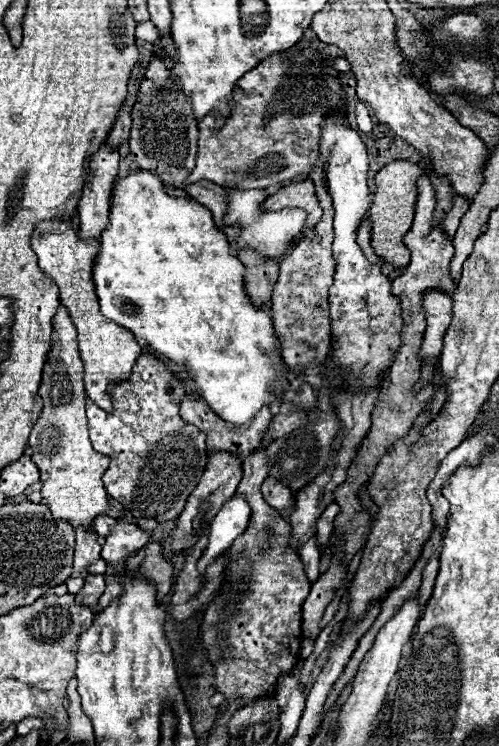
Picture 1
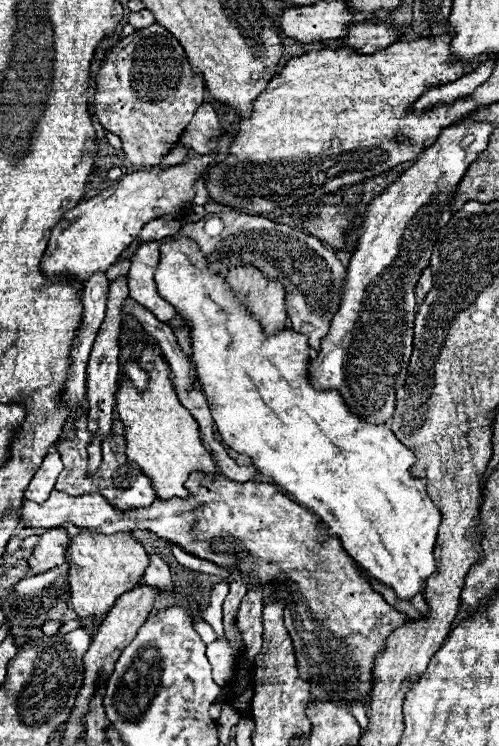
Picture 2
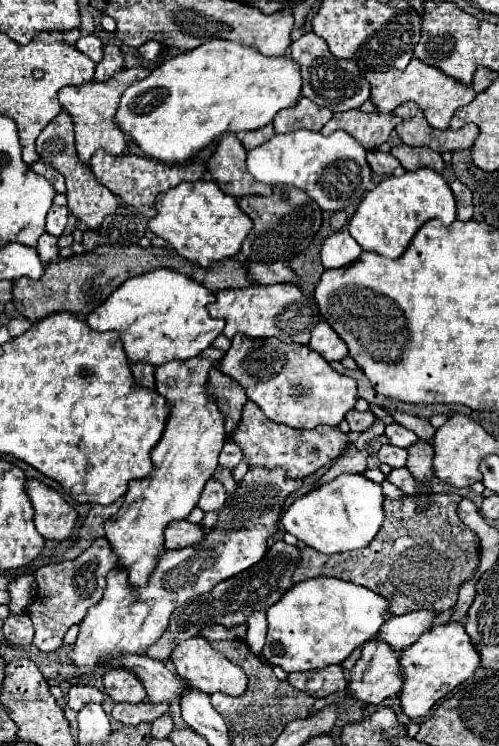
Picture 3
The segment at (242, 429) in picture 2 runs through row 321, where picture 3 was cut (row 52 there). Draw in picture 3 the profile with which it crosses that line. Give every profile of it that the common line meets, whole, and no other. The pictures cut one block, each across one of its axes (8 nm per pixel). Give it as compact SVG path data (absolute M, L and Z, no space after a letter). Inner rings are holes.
M212 38L196 50L172 56L162 66L152 70L148 78L138 80L126 88L114 114L114 124L126 136L130 136L146 156L164 164L184 164L192 160L200 150L208 148L220 134L248 132L272 122L278 110L296 104L300 86L300 68L294 60L268 58L256 52L256 48Z

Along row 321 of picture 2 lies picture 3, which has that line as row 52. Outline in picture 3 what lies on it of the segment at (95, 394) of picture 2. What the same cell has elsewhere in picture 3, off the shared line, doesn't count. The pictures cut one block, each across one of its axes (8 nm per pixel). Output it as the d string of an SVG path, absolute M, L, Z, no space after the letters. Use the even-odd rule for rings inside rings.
M104 46L104 58L96 64L94 80L104 82L120 70L124 70L124 56L122 56L120 48L118 46Z

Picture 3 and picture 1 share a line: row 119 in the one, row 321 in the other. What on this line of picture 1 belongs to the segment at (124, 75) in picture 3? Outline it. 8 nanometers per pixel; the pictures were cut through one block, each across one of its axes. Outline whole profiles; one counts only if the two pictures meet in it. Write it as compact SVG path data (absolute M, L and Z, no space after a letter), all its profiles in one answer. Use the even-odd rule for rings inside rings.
M48 220L46 224L40 224L32 236L32 250L38 254L38 266L60 288L60 302L62 306L66 306L74 326L78 328L78 344L80 344L80 358L84 362L86 394L98 408L106 412L114 412L108 386L118 386L124 380L128 380L138 356L142 356L142 348L128 330L120 328L116 322L108 320L100 312L96 286L92 282L98 248L100 242L80 240L76 220L68 220L68 222Z

